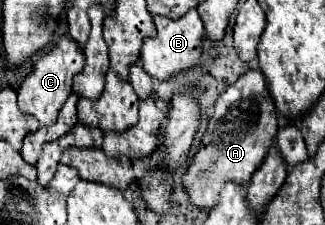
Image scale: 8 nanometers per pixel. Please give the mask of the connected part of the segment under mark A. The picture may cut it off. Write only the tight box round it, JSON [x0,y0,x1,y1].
[183,70,277,208]

